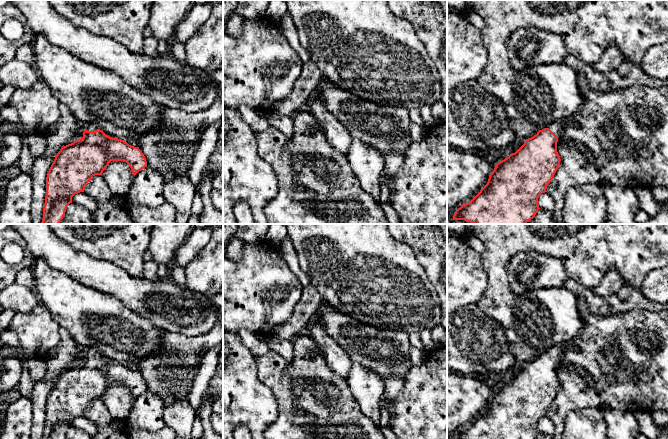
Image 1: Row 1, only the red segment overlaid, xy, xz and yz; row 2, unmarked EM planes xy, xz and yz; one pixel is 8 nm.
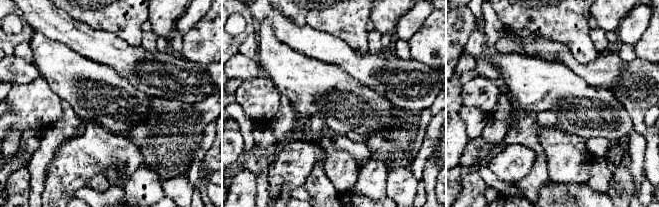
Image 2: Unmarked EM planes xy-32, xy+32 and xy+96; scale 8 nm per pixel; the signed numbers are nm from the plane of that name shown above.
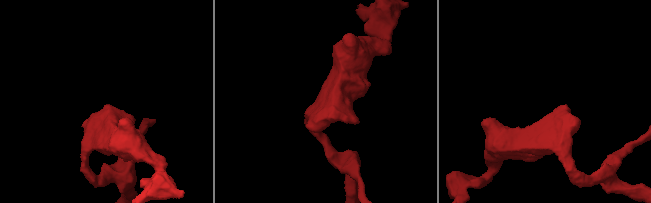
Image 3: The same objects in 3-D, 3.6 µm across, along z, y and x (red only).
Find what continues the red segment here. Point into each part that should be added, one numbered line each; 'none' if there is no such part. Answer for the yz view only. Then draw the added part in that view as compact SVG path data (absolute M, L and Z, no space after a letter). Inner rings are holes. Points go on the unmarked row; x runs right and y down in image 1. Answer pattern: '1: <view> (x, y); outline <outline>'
1: yz (556, 351); outline M566 343L555 344L548 352L557 360L560 360L560 357L565 350Z

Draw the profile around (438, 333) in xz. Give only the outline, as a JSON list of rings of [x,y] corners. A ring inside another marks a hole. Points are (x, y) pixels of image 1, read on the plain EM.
[[[437,325],[431,329],[431,337],[439,346],[447,346],[447,330],[442,325]]]

